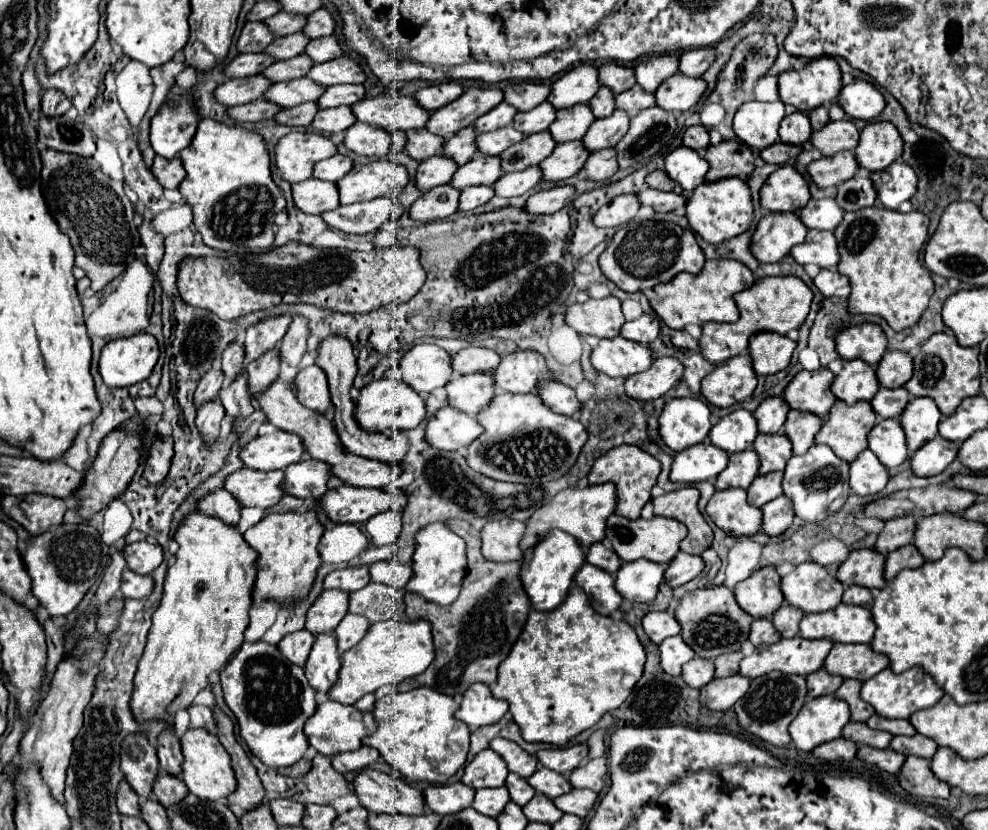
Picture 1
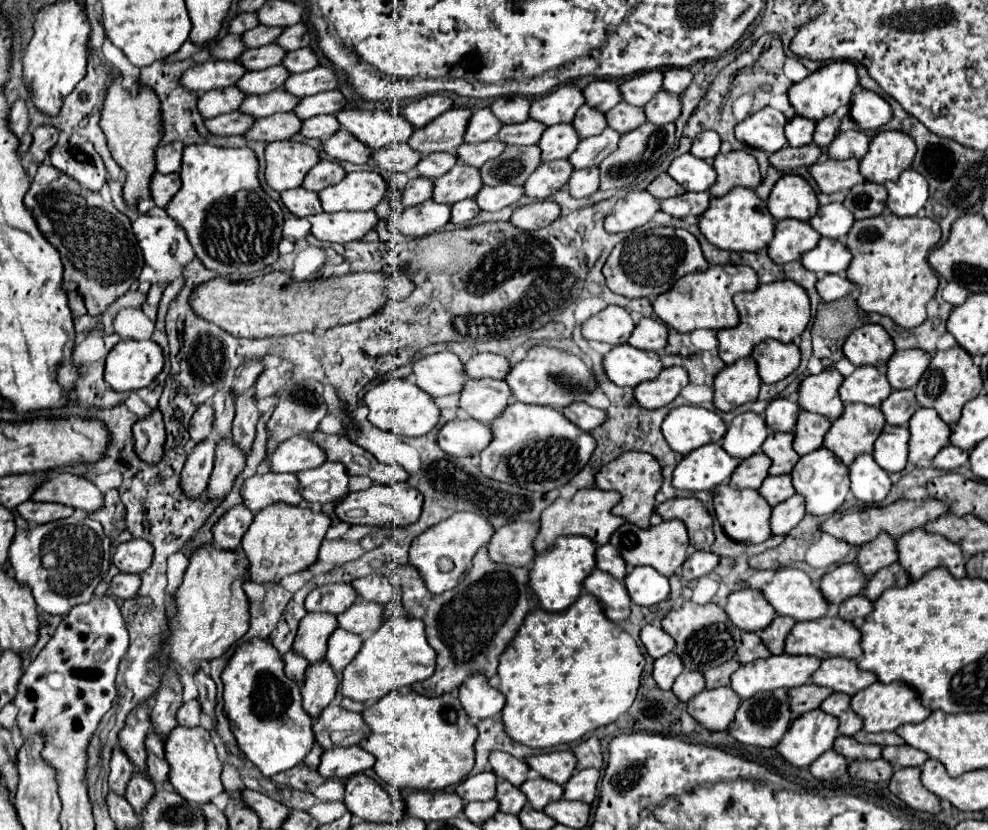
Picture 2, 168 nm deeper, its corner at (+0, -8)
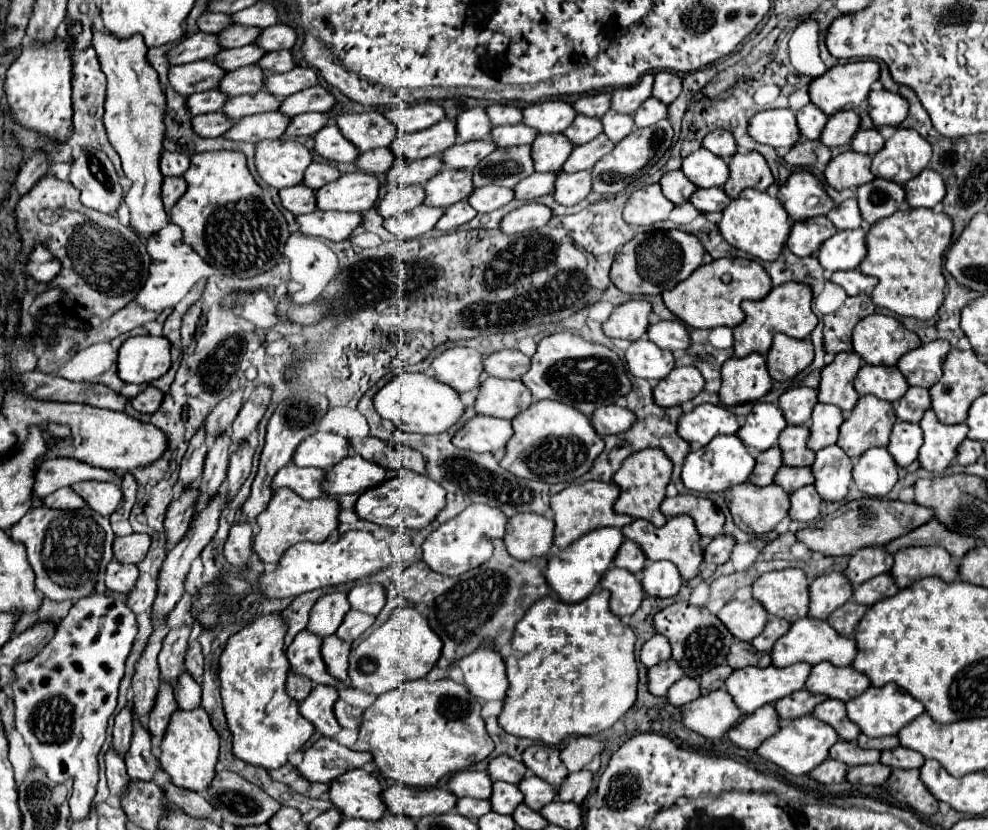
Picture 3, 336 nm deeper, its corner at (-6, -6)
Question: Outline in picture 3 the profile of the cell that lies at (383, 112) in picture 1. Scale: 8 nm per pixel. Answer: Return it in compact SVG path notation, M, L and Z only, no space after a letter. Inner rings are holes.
M379 112L343 114L337 116L337 126L359 152L389 146L399 134L399 130L395 130L395 126L391 126L391 122Z

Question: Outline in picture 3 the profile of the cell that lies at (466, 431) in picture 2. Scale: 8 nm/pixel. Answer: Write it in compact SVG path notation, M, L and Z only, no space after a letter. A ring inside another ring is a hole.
M477 414L453 438L455 446L471 452L497 452L507 446L513 436L509 420Z

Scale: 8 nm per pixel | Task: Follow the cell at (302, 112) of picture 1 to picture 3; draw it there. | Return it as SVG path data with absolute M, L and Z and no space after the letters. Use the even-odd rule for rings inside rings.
M265 112L265 114L251 114L247 118L241 118L235 122L223 138L229 140L241 140L241 142L251 142L257 144L261 140L277 140L287 128L289 118L279 112Z

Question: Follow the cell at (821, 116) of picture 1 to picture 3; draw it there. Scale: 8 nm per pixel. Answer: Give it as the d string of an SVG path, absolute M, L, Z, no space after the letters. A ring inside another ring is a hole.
M847 110L847 112L837 112L833 116L829 116L821 140L825 146L833 148L833 146L845 146L851 142L853 134L859 130L861 126L861 118L857 116L857 112Z

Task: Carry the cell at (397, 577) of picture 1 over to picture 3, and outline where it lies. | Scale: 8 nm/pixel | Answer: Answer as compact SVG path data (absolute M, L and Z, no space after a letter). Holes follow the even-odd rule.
M357 584L347 592L347 600L353 610L377 616L385 606L385 590L381 584Z

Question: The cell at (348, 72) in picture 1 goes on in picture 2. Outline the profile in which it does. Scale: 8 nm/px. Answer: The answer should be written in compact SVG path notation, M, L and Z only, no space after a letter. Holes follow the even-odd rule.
M317 66L313 70L301 72L301 74L291 74L289 80L285 82L285 90L293 92L299 98L313 96L313 94L319 94L325 90L335 90L337 86L339 86L337 72L327 66Z

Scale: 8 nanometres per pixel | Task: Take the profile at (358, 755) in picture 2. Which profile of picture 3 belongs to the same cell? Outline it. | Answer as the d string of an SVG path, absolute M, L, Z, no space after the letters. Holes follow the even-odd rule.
M319 738L303 752L303 760L297 770L309 782L331 782L347 770L361 768L371 760L373 758L367 752L349 750L333 738Z

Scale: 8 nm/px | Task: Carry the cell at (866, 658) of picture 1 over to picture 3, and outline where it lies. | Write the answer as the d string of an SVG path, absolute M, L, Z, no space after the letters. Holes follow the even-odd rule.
M819 662L811 668L811 674L805 682L805 690L811 694L825 694L827 698L835 700L851 700L859 694L863 694L871 684L867 682L865 674L859 674L857 670L837 668L829 662Z

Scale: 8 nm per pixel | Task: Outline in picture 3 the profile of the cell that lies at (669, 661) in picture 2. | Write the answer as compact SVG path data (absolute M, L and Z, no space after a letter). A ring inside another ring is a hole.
M667 660L667 662L661 662L653 668L647 670L647 686L649 686L649 692L653 696L665 696L669 686L673 682L677 682L679 678L683 676L683 670L679 668L679 664L675 660Z

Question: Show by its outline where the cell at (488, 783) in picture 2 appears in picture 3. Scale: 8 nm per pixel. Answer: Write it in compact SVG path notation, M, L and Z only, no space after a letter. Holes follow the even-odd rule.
M463 770L455 772L449 778L449 790L457 796L469 796L469 798L489 798L491 796L491 778L485 772L473 772L473 770Z

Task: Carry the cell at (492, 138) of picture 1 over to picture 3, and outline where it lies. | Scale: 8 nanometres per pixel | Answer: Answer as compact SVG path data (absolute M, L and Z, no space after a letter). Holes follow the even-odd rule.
M477 140L477 142L463 142L453 144L443 152L443 164L445 168L457 168L457 170L473 170L491 150L497 146L491 140Z

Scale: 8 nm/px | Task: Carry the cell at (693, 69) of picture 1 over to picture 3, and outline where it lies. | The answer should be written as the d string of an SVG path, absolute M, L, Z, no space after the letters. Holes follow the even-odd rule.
M655 74L653 82L653 98L661 100L665 106L669 106L681 92L681 78L677 74Z

